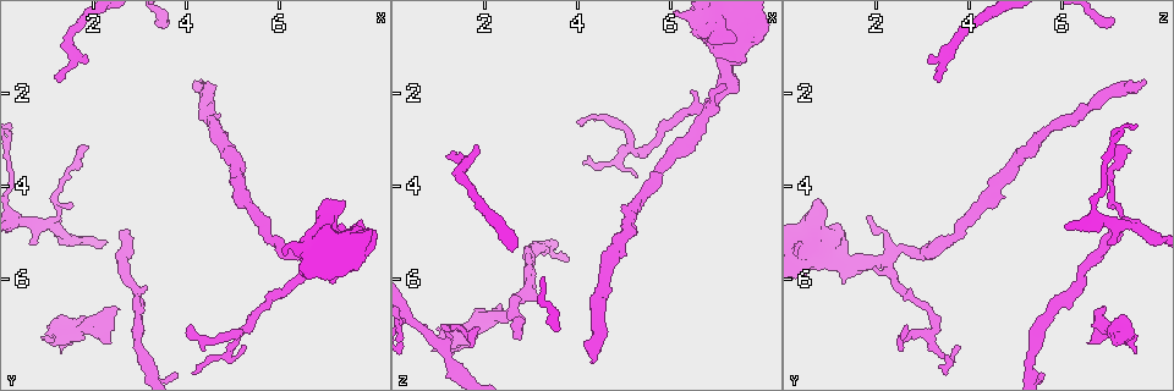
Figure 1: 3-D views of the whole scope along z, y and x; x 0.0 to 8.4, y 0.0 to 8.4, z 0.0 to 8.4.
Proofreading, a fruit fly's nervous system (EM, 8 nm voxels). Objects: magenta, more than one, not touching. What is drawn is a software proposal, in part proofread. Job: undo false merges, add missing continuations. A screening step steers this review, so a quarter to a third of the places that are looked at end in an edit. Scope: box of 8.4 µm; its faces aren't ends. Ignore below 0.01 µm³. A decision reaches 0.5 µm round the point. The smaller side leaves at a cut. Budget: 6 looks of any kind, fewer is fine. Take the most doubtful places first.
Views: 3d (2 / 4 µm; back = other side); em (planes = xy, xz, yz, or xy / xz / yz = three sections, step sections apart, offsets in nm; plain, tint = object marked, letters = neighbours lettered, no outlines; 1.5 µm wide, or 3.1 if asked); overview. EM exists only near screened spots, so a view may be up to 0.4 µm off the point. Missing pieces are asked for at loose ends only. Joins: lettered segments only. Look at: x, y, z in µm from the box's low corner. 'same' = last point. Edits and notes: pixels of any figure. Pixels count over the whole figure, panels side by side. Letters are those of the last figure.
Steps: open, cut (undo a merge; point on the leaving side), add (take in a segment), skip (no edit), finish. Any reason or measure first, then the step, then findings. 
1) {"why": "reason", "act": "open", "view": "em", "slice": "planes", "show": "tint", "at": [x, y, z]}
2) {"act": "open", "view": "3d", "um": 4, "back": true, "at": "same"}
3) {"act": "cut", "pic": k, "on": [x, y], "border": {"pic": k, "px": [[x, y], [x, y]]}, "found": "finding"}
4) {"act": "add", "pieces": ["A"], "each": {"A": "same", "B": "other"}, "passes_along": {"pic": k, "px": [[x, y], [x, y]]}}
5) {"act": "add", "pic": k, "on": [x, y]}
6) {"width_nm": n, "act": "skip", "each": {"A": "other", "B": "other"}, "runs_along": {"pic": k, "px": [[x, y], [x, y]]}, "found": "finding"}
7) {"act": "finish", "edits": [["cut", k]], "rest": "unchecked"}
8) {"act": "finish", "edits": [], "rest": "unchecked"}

{"why": "long arm stops here", "act": "open", "view": "em", "slice": "yz", "step": 4, "show": "tint", "at": [4.35, 1.85, 7.85]}

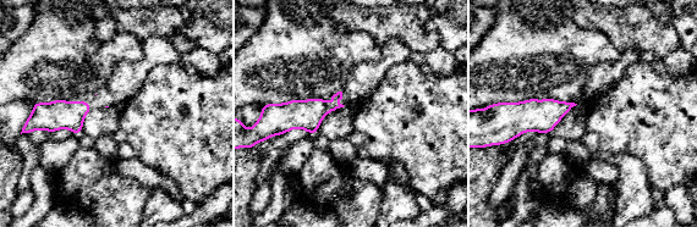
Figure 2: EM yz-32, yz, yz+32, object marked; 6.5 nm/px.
{"why": "cut it another way", "act": "open", "view": "em", "slice": "planes", "show": "letters", "at": "same"}

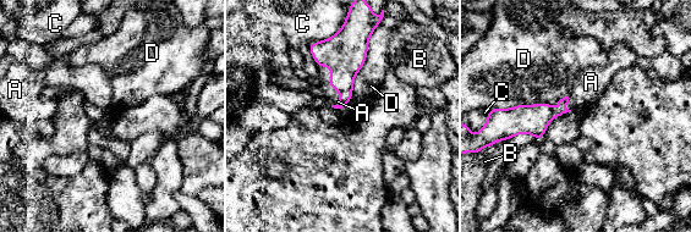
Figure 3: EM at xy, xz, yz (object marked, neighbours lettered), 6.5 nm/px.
{"act": "add", "pieces": ["A"], "each": {"A": "same", "B": "other", "C": "other", "D": "other"}, "found": "it goes on there"}

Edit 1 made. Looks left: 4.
{"act": "open", "view": "overview"}

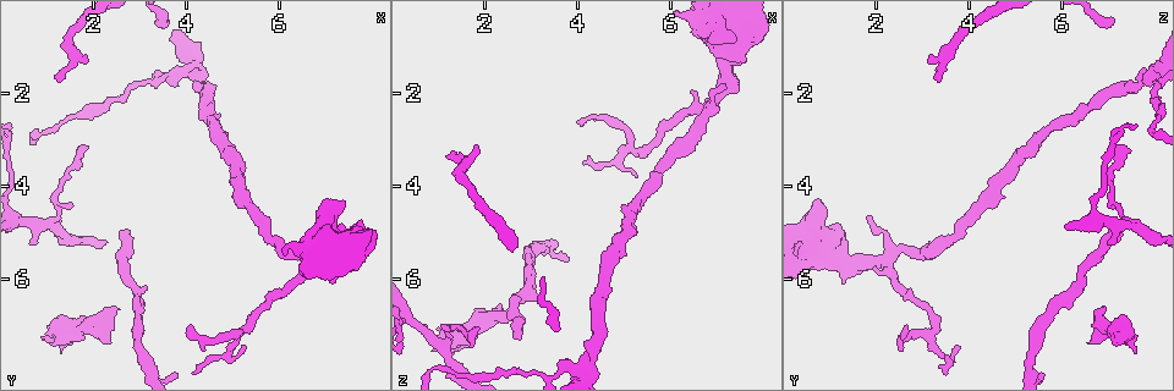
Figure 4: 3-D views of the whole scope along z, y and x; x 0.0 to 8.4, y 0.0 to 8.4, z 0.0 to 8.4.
{"why": "end of a long branch", "act": "open", "view": "em", "slice": "planes", "show": "letters", "at": [2.75, 5.05, 7.30]}

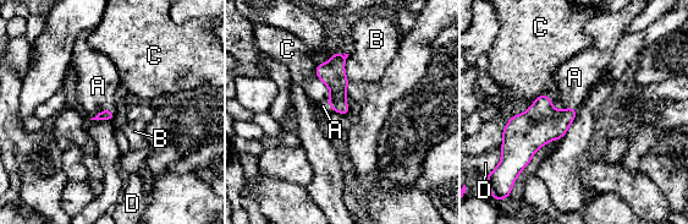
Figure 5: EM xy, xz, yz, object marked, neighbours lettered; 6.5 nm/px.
{"act": "add", "pieces": ["A"], "each": {"A": "same", "B": "other", "C": "other", "D": "other"}, "found": "it goes on there"}

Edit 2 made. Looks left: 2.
{"why": "branch stops here", "act": "open", "view": "em", "slice": "planes", "show": "letters", "at": [1.25, 1.80, 3.35]}

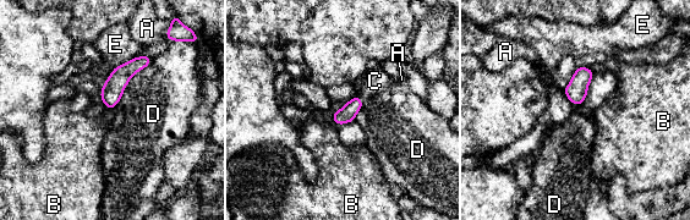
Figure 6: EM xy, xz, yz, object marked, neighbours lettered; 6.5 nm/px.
{"width_nm": 110, "act": "add", "pieces": ["C"], "each": {"A": "other", "B": "other", "C": "same", "D": "other", "E": "other"}, "passes_along": {"pic": 6, "px": [[346, 114], [359, 98], [377, 80]]}, "found": "the cell continues"}

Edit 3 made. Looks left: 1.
{"act": "finish", "edits": [["add", 3], ["add", 5], ["add", 6]], "rest": "unchecked"}

